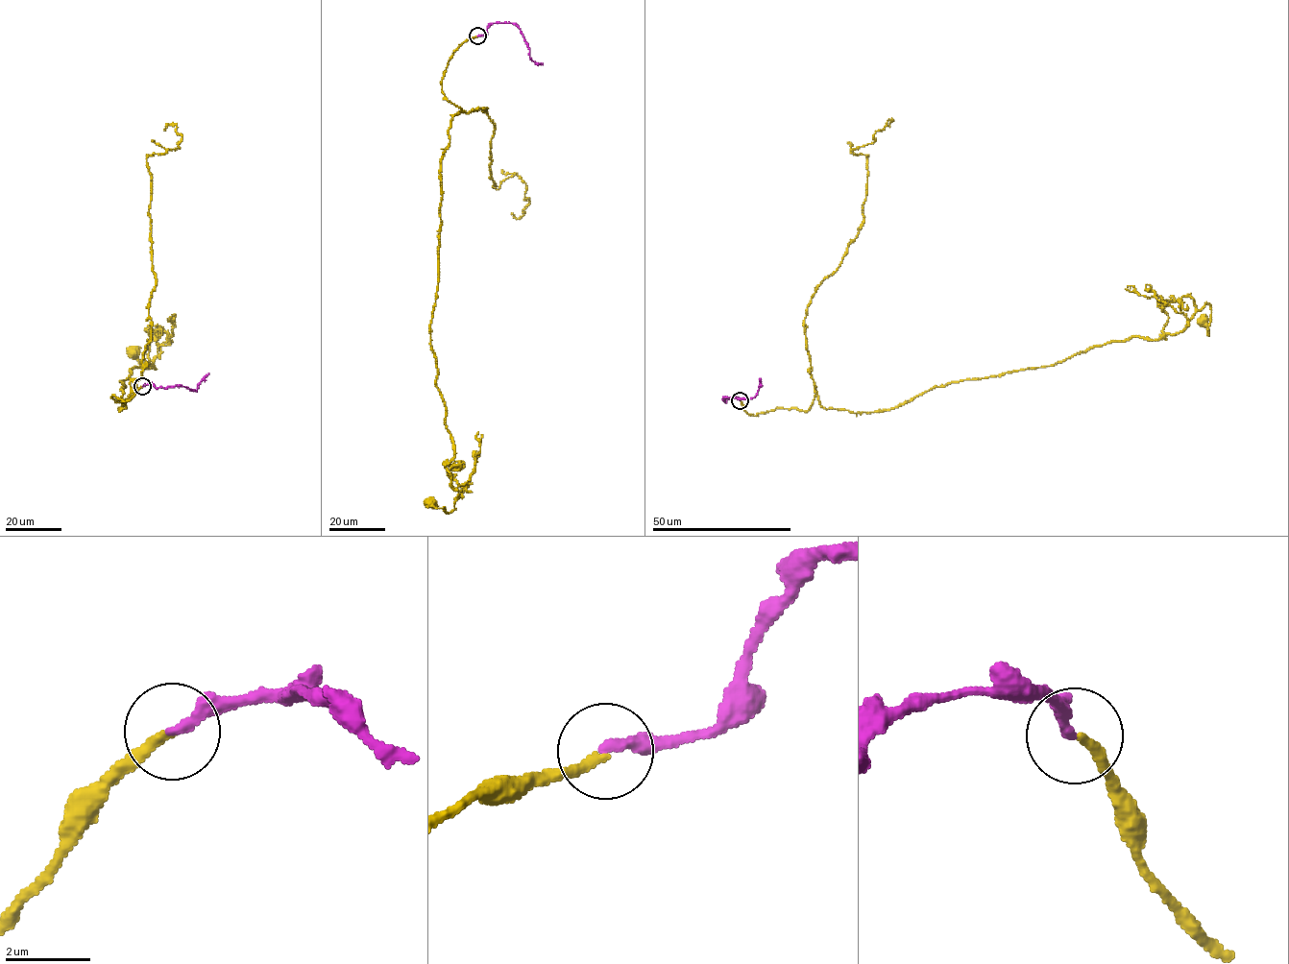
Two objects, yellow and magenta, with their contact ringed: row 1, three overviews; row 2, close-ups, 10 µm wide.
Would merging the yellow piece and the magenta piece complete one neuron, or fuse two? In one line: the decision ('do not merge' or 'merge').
merge

